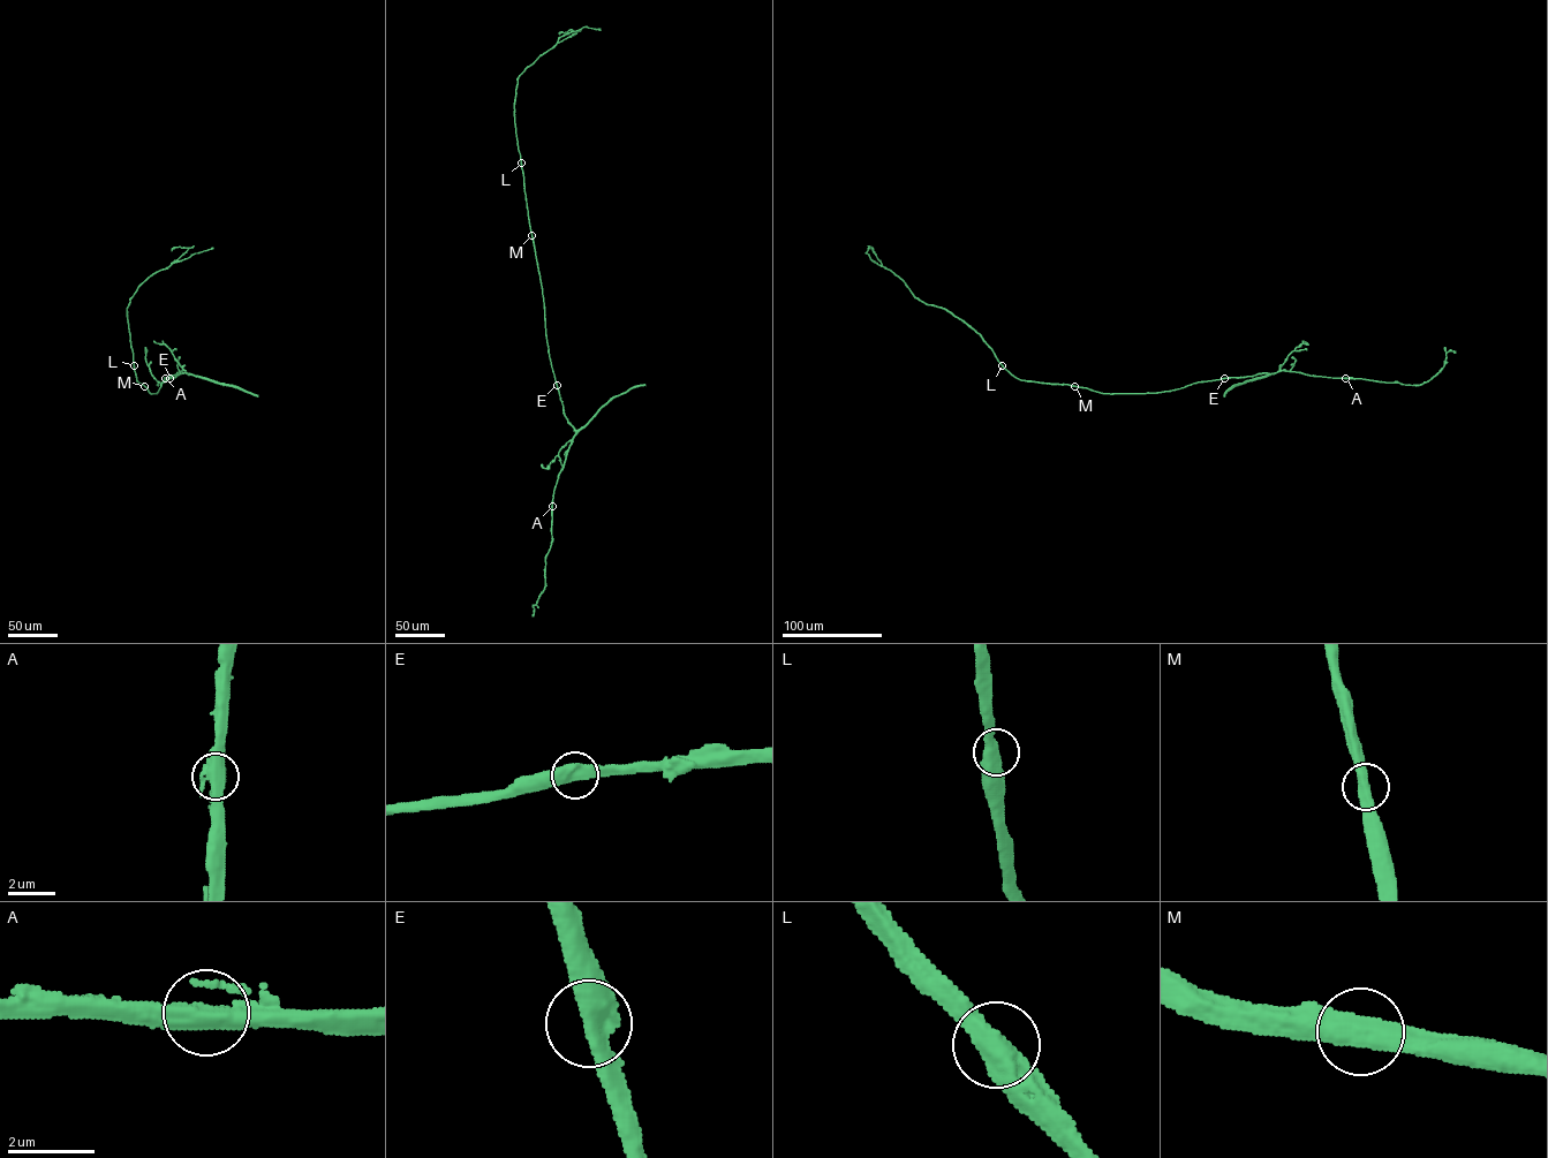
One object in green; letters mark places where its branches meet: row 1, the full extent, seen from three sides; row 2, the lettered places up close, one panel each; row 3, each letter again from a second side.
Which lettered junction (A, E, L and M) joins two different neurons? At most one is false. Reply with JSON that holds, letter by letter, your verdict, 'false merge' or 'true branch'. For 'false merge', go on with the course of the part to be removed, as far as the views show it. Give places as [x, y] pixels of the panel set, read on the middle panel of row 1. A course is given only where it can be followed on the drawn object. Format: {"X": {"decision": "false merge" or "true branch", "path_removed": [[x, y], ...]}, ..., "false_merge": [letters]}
{"A": {"decision": "true branch"}, "E": {"decision": "true branch"}, "L": {"decision": "true branch"}, "M": {"decision": "true branch"}, "false_merge": []}

